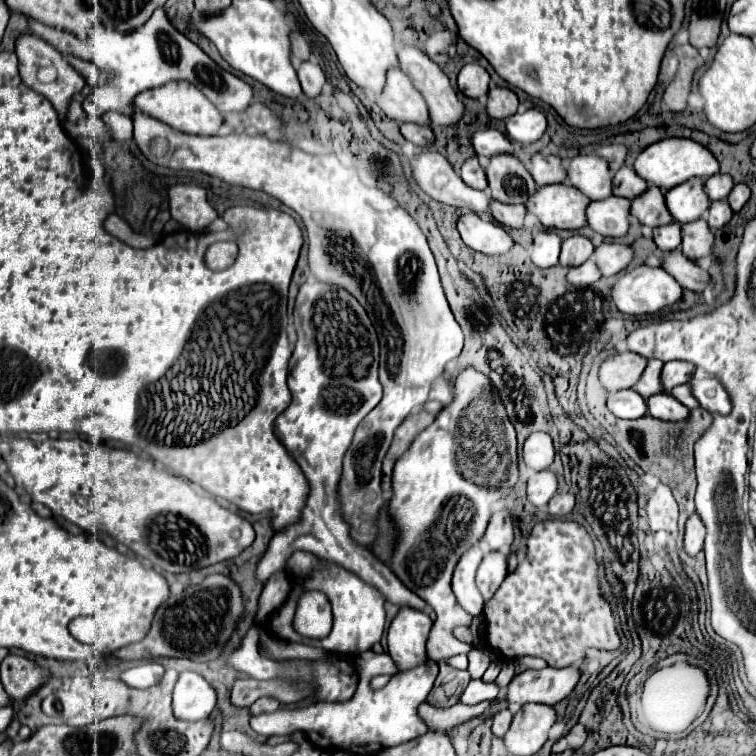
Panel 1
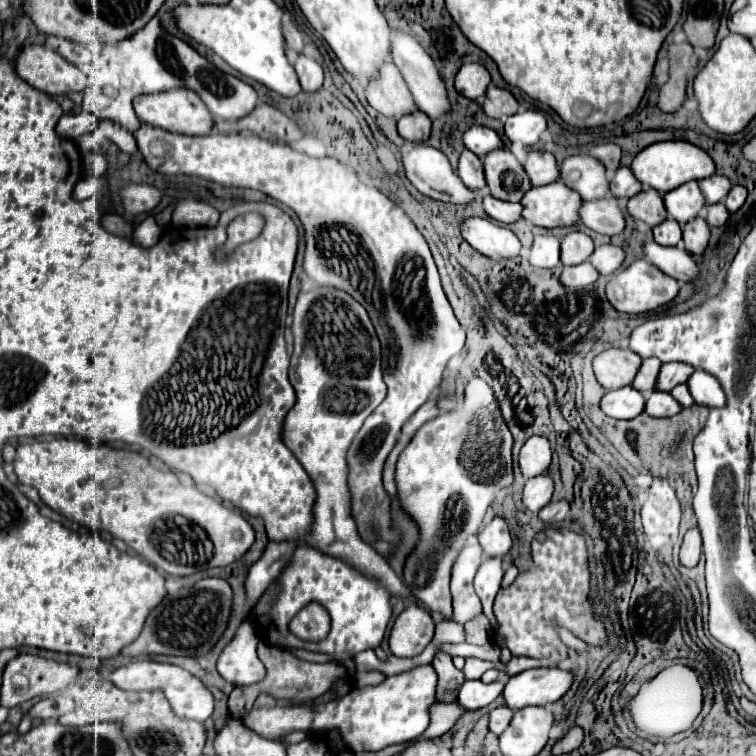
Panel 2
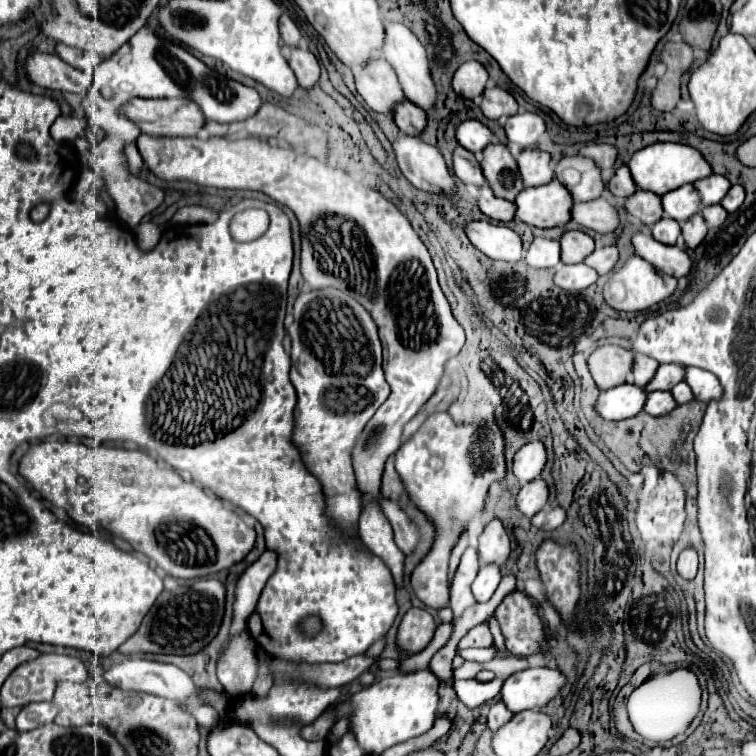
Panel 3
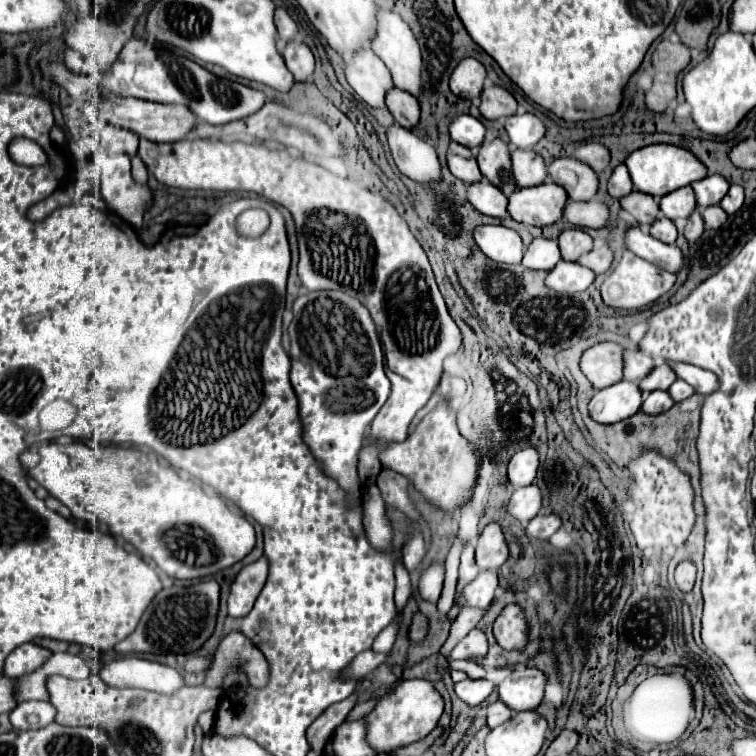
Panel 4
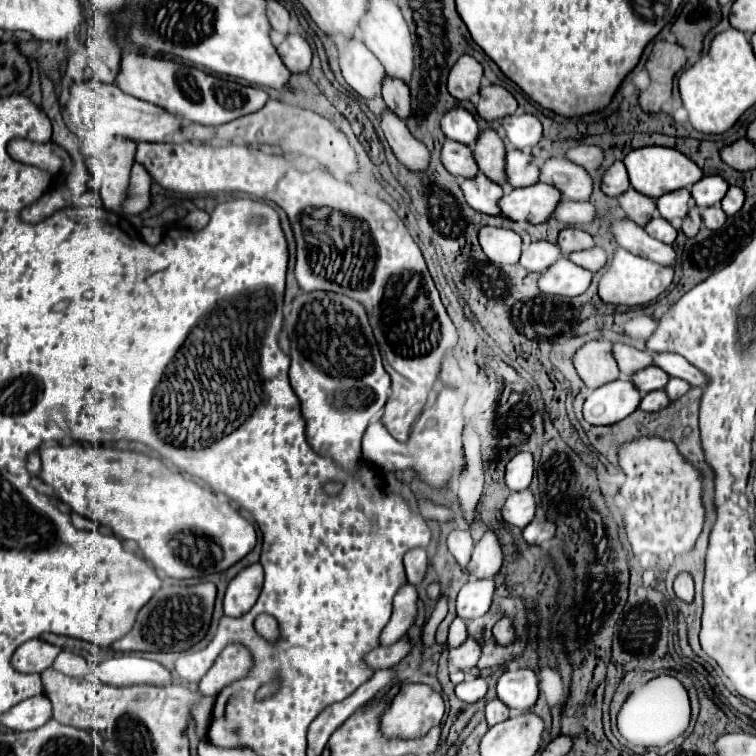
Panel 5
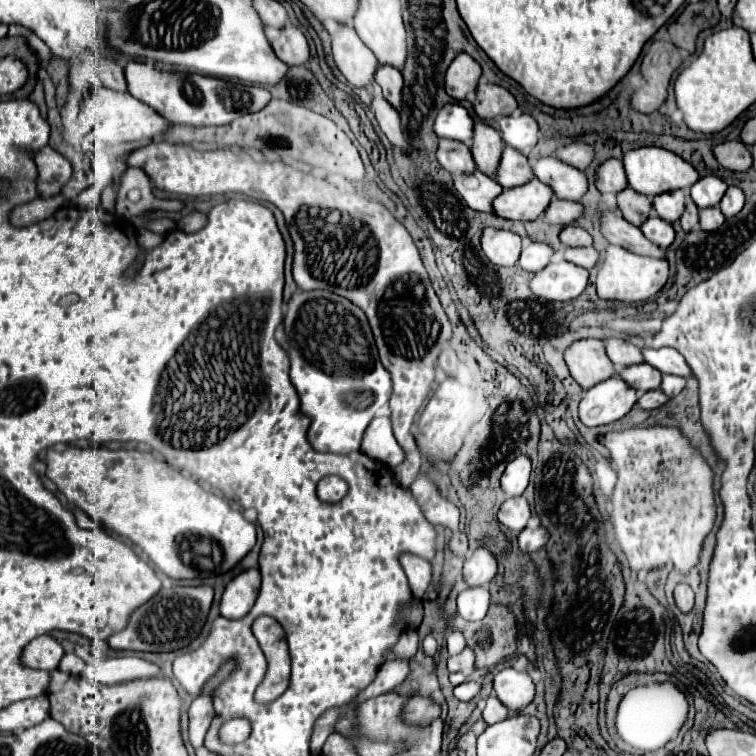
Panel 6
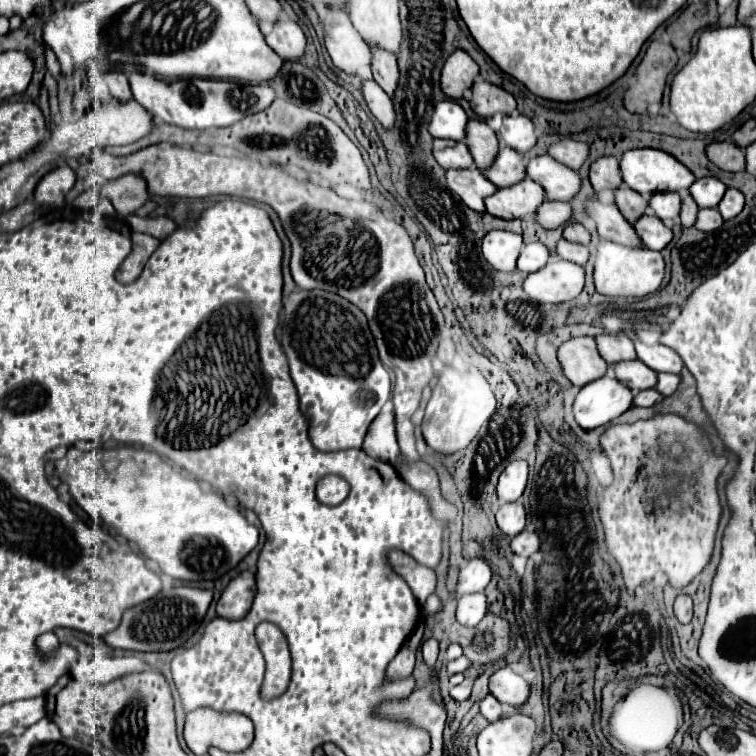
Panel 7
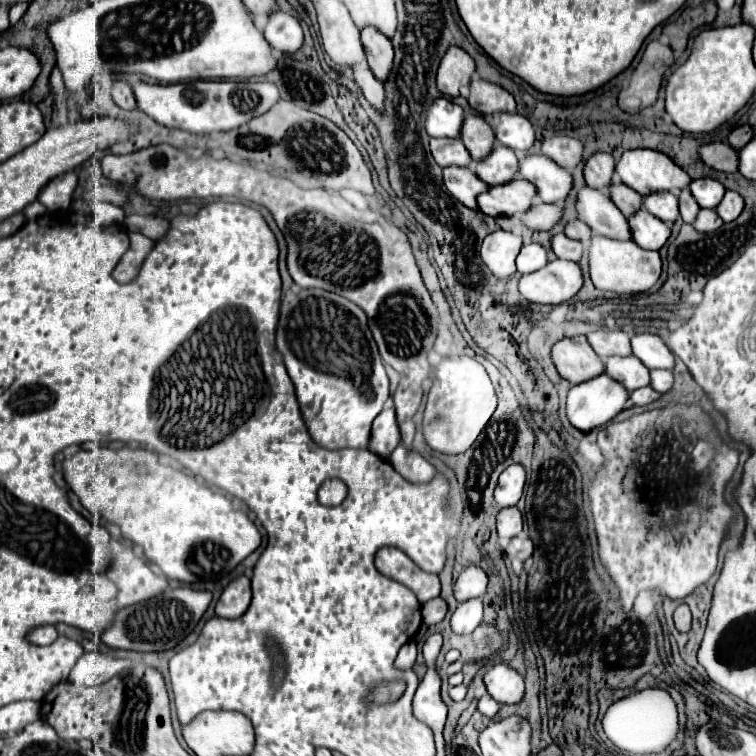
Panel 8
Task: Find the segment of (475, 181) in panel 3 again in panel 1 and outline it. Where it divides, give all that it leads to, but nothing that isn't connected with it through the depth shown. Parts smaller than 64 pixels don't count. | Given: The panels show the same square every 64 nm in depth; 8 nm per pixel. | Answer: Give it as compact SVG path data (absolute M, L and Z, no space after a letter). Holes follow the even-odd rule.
M470 156L470 158L462 164L460 178L464 180L464 184L468 184L470 188L476 188L476 190L484 190L484 188L488 186L488 184L486 184L484 168L480 166L480 162L478 162L476 156Z

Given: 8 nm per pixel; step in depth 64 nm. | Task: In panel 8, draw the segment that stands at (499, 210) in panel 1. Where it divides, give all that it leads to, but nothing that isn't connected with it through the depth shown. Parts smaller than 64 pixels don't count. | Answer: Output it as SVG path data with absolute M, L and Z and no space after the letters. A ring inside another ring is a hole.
M460 166L444 168L444 186L458 202L462 202L468 208L476 208L476 196L488 190L488 184L476 178L470 168Z

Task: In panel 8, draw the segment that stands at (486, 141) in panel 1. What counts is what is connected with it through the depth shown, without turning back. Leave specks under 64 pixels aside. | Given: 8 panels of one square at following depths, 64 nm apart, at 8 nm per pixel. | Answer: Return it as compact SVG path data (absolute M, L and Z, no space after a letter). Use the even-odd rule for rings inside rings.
M440 96L428 108L426 132L428 132L428 136L436 136L436 138L442 138L442 136L458 138L462 120L464 120L462 108L458 104L454 104L452 100Z

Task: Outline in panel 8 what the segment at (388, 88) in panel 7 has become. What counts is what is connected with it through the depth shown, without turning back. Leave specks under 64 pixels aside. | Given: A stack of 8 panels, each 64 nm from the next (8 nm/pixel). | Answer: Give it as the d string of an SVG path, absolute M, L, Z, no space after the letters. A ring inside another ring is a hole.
M376 26L360 28L360 40L366 52L370 70L376 74L378 80L384 82L392 68L392 42Z

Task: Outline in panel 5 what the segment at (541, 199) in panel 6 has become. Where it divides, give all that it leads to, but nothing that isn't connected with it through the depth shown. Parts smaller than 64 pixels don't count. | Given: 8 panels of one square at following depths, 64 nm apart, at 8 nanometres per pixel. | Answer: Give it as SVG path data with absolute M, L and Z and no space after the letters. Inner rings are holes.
M536 182L526 188L514 188L512 192L504 194L498 202L502 216L514 222L540 224L552 216L552 208L556 208L558 200L560 190L552 188L550 184Z

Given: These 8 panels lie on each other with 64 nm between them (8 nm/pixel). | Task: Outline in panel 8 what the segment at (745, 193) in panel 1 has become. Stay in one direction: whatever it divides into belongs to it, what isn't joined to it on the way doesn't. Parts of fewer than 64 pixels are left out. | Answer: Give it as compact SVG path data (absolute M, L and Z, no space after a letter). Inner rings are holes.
M728 190L728 192L724 194L724 198L722 198L722 202L716 206L716 212L718 212L718 216L720 216L724 222L732 222L732 220L736 220L736 218L740 216L742 208L744 208L742 196L740 196L738 192Z

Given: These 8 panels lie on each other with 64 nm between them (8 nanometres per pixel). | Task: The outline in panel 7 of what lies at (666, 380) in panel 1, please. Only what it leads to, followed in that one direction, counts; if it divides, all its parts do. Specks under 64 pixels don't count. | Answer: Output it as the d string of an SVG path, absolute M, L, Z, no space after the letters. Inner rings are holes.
M622 360L614 362L610 366L612 374L626 384L634 394L644 390L644 388L654 388L656 386L656 372L652 372L644 362L640 360Z

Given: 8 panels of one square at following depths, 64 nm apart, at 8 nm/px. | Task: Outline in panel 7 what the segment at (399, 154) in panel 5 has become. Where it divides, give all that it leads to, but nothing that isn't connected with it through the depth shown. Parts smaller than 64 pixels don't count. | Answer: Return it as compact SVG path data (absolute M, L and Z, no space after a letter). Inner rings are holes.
M368 78L362 82L362 96L370 108L370 112L376 116L376 120L384 128L392 128L394 124L394 108L390 96L376 84L376 80Z

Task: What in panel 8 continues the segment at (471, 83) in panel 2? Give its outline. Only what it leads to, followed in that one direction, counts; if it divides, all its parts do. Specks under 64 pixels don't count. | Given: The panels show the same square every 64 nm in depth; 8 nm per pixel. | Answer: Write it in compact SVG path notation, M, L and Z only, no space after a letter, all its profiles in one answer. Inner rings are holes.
M450 46L438 66L436 74L436 86L444 96L456 98L458 88L462 84L470 82L470 76L474 72L474 60L458 46Z

